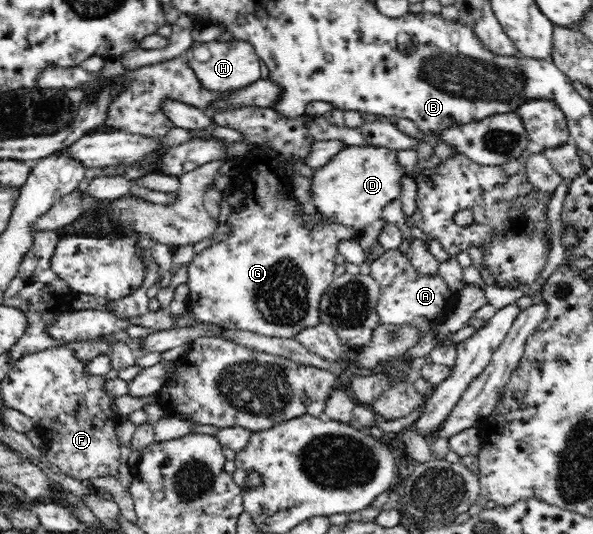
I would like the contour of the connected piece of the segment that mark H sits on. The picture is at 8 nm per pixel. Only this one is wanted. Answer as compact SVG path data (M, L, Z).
M240 39L214 40L206 43L195 42L194 45L183 53L186 64L192 68L196 78L200 80L202 88L216 93L231 92L258 81L260 79L259 55L255 52L255 47L247 41Z

